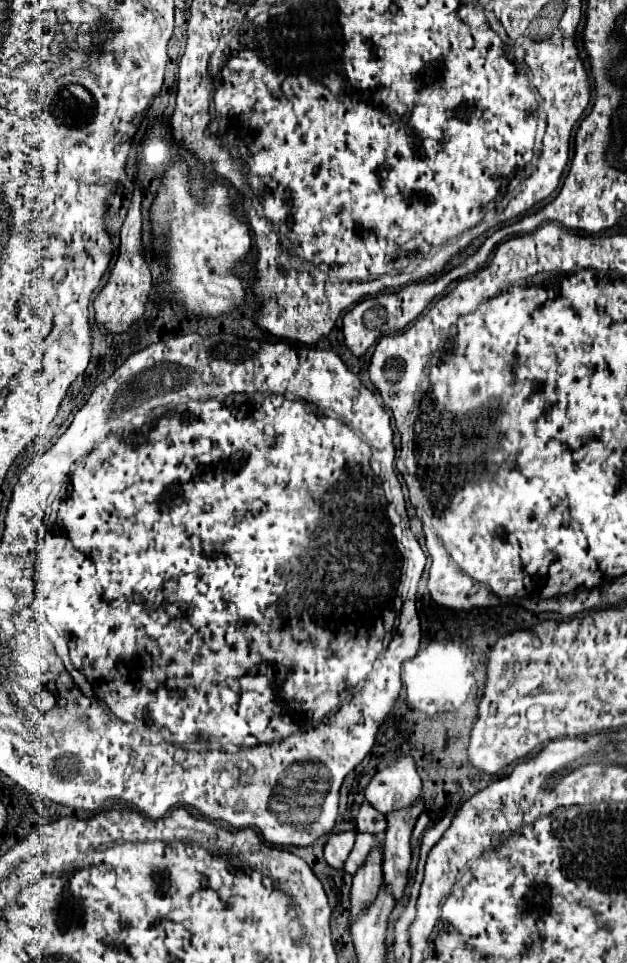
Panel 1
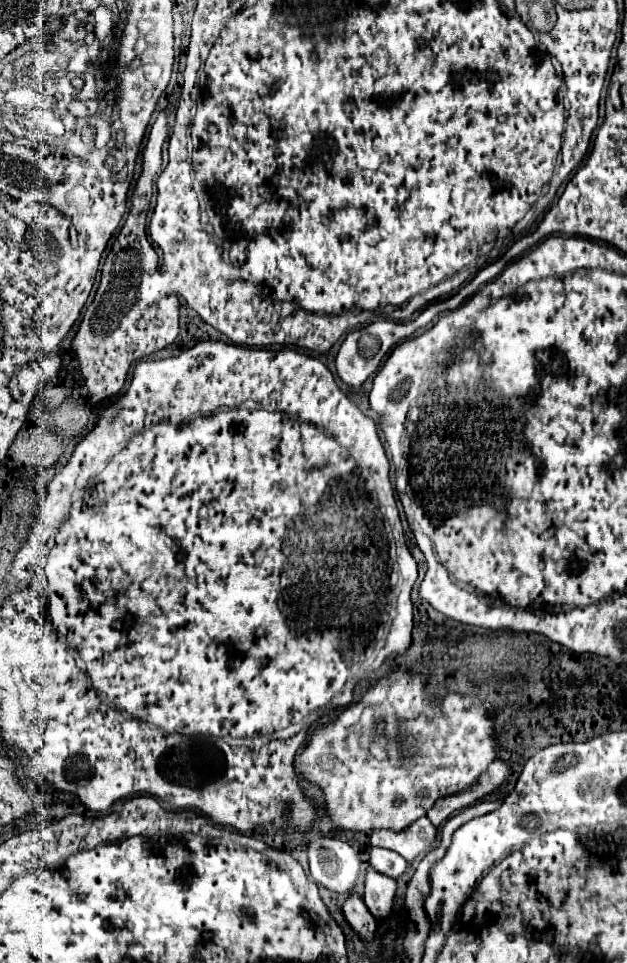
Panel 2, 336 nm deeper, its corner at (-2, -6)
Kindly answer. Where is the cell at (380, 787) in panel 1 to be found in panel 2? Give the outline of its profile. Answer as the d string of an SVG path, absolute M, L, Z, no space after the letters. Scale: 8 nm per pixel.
M426 816L414 820L414 824L410 824L402 832L374 830L370 834L372 846L382 846L382 848L394 850L400 856L404 856L408 862L412 862L416 856L428 852L430 846L434 844L434 838L436 838L436 828Z

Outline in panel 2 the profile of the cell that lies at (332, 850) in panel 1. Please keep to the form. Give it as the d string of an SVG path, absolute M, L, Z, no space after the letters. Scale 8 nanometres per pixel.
M350 894L348 900L342 906L346 922L352 926L352 930L364 940L370 942L374 940L376 934L376 918L370 916L370 910L366 908L364 900L358 894Z

